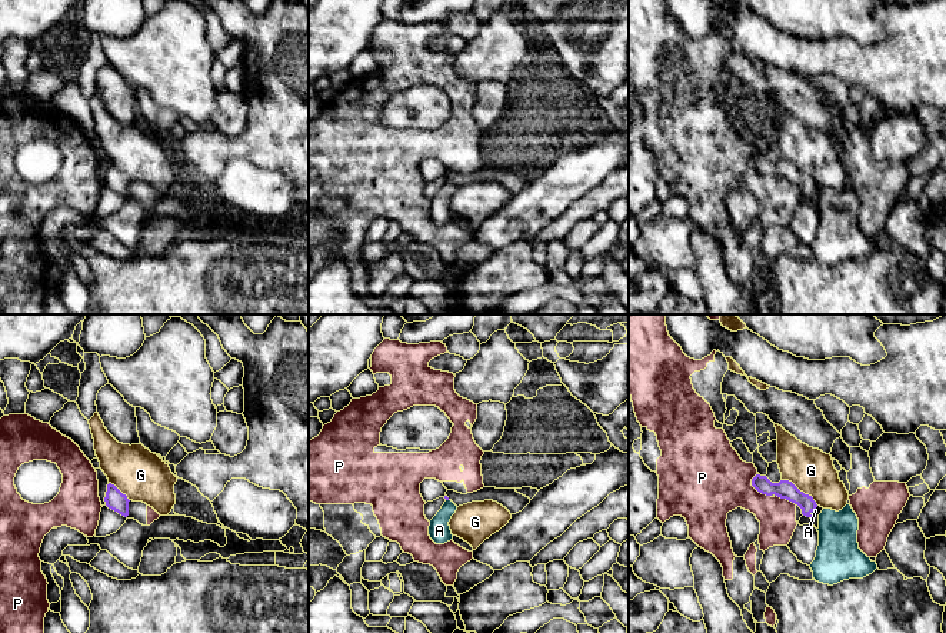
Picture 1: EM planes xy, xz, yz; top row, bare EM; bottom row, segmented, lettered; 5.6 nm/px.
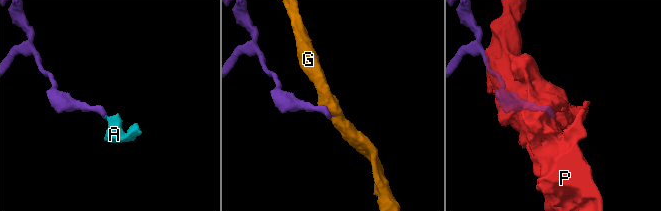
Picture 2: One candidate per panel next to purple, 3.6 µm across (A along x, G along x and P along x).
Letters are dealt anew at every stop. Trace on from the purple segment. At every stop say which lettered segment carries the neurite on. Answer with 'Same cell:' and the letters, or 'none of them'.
Same cell: A

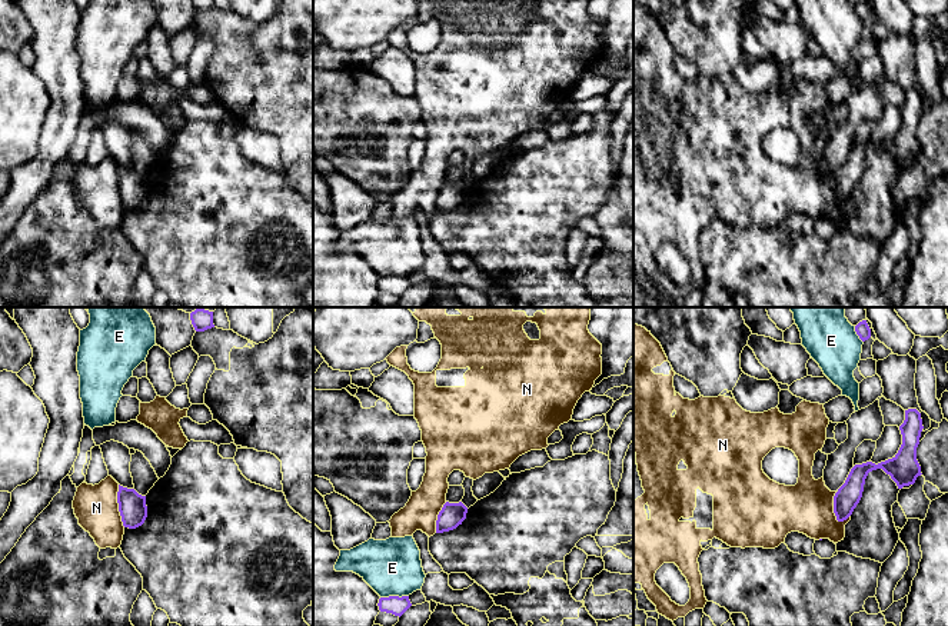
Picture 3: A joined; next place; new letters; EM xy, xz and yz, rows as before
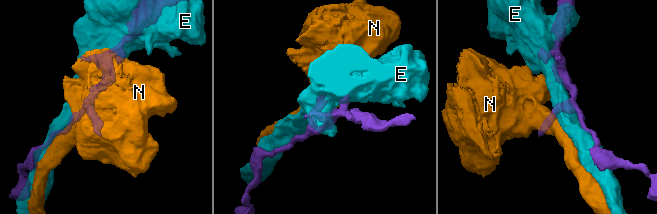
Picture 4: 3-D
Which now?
Same cell: none of them

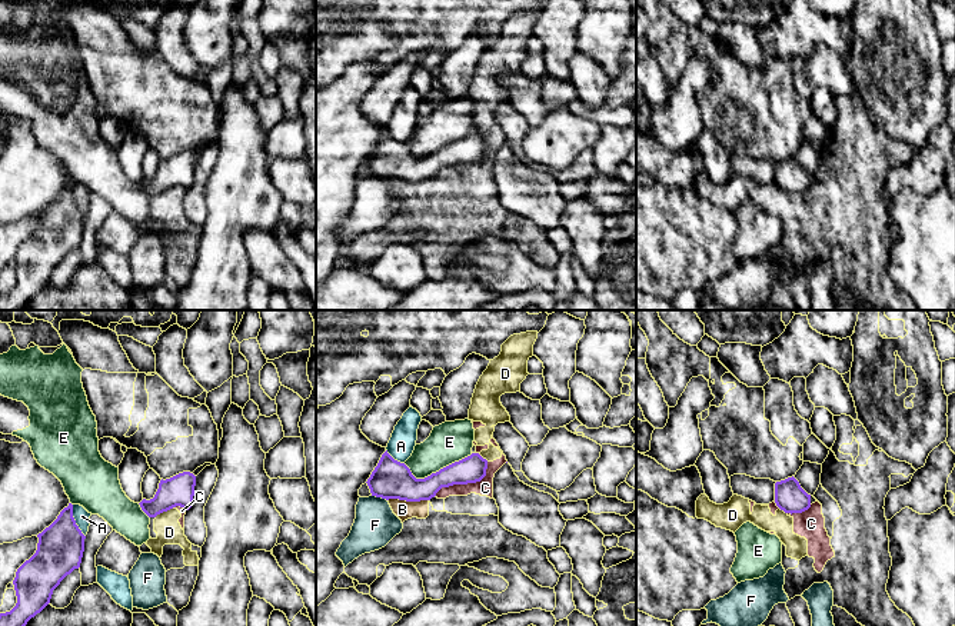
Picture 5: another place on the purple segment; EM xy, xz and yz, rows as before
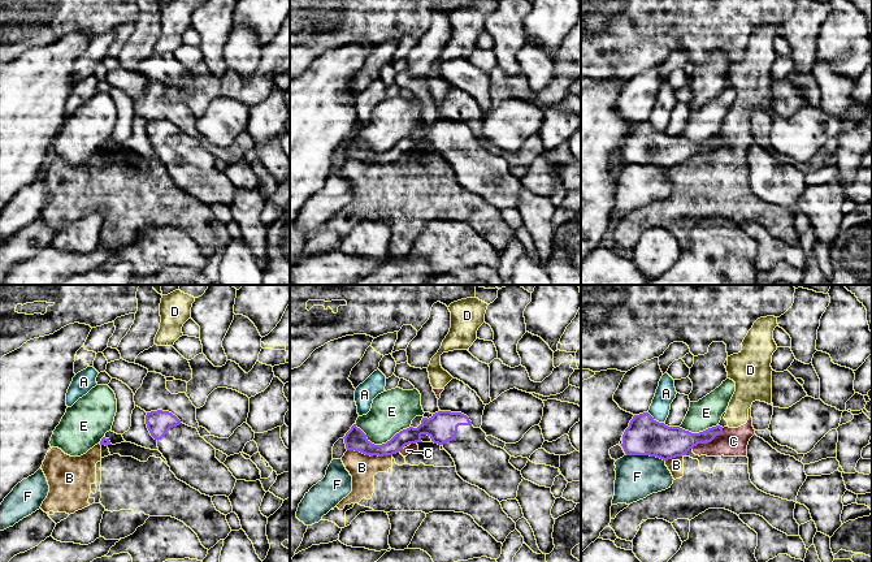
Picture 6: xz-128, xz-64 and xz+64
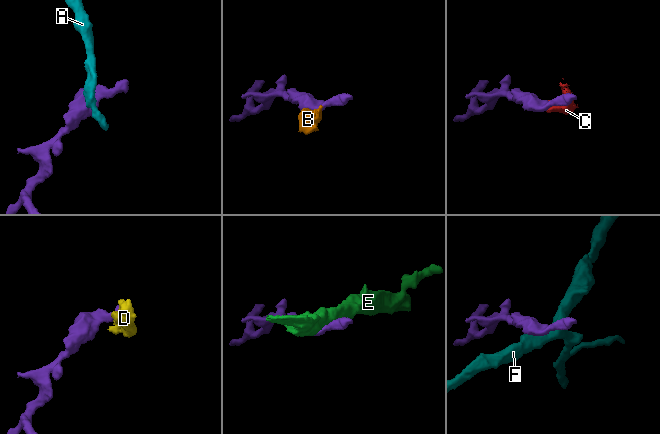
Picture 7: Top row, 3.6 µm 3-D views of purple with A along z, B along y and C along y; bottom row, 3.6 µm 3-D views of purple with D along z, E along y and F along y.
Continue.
Same cell: none of them

